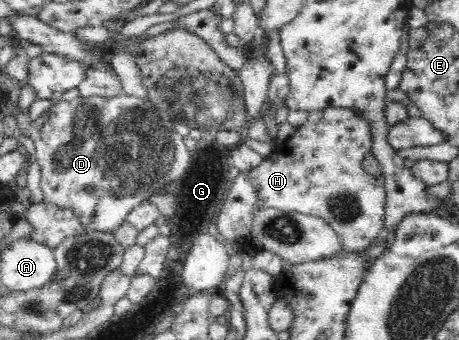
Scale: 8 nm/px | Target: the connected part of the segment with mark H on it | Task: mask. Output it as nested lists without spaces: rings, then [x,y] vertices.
[[[327,107],[319,109],[314,112],[309,112],[307,121],[304,125],[297,128],[295,133],[283,142],[281,148],[276,148],[274,152],[268,157],[264,158],[263,163],[259,167],[255,167],[252,171],[247,173],[251,187],[257,192],[258,205],[260,209],[275,209],[286,212],[297,212],[307,214],[308,216],[319,217],[323,219],[340,237],[342,240],[342,249],[339,253],[346,254],[353,250],[367,248],[385,229],[385,207],[386,207],[386,188],[385,185],[372,175],[368,175],[363,168],[363,159],[365,155],[370,153],[370,139],[371,134],[369,131],[368,123],[358,114],[351,109]]]

